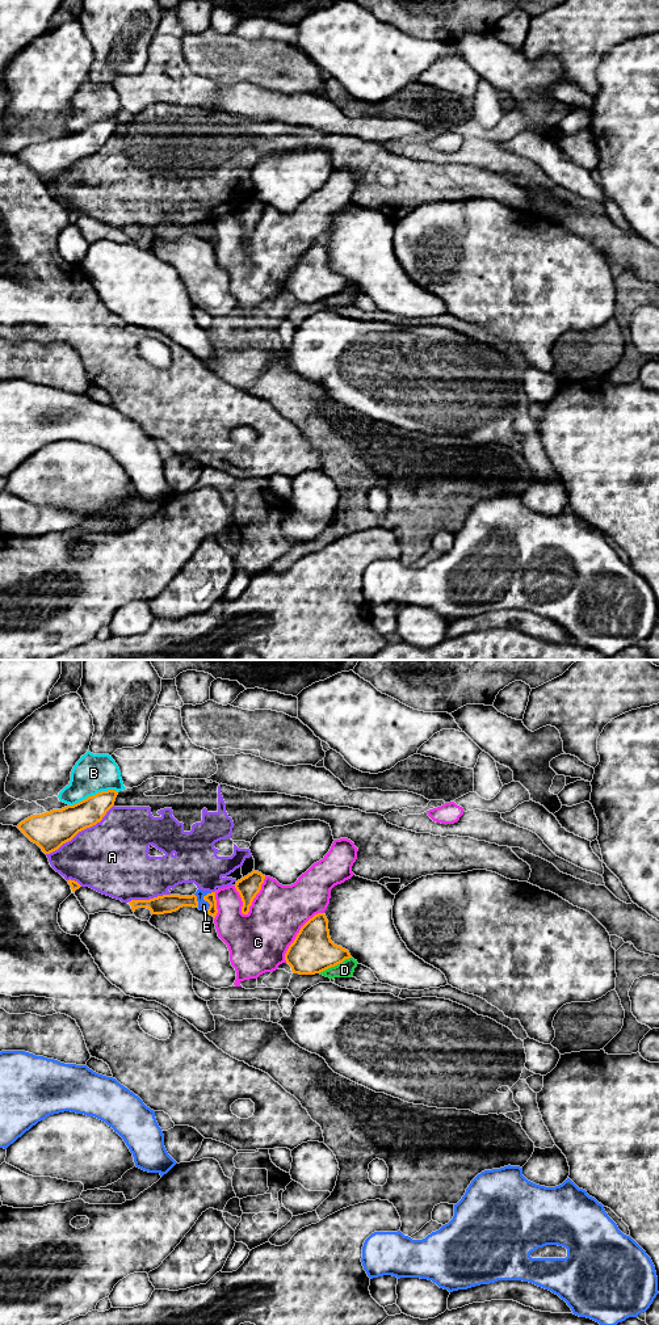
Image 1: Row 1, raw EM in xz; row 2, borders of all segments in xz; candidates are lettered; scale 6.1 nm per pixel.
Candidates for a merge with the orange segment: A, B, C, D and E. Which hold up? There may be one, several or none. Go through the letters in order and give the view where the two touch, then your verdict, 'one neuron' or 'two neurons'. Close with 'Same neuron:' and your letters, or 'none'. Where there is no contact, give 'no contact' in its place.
A: contact in xz; two neurons
B: contact in xz; two neurons
C: contact in xz; two neurons
D: contact in xz; two neurons
E: contact in xz; two neurons
Same neuron: none

